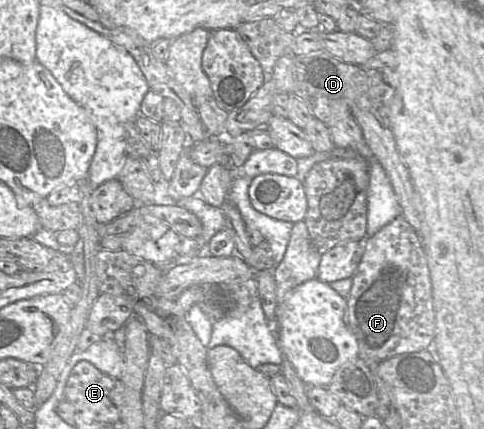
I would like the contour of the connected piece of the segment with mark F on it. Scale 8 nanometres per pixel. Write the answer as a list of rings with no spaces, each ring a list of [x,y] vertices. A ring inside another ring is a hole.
[[[402,214],[364,241],[364,253],[352,279],[348,314],[358,342],[358,357],[381,362],[397,355],[426,350],[435,335],[431,279],[421,239]]]

